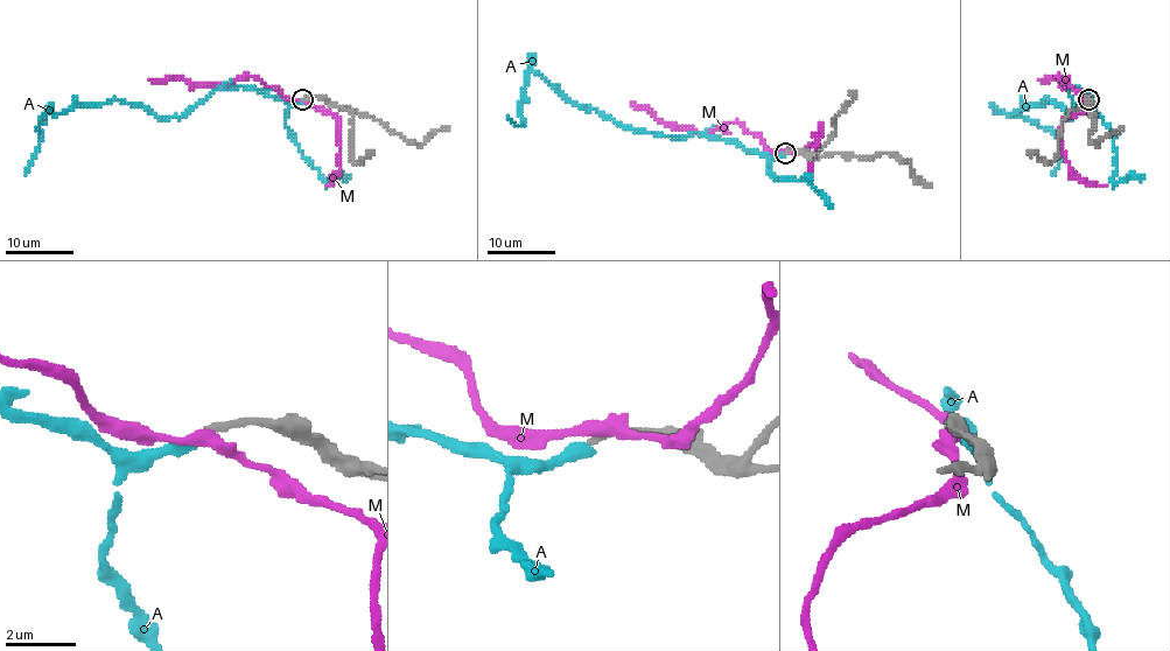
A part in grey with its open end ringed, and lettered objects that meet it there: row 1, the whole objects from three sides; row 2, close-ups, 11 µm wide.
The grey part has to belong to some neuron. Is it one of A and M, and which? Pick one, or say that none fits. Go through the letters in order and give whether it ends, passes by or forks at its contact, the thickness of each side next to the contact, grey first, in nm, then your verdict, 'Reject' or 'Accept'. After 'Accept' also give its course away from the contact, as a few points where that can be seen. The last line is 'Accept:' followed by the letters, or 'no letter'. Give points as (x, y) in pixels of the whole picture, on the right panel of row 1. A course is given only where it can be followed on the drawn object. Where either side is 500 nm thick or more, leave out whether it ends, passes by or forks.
A: It ends there. Thickness 200 nm (grey) against 340 nm. Accept. Its course: (1088, 98), (1071, 89), (1070, 118), (1048, 98), (1006, 114), (1056, 134), (1060, 162), (1052, 174)
M: It passes by. Thickness 220 nm (grey) against 360 nm. Reject
Accept: A

